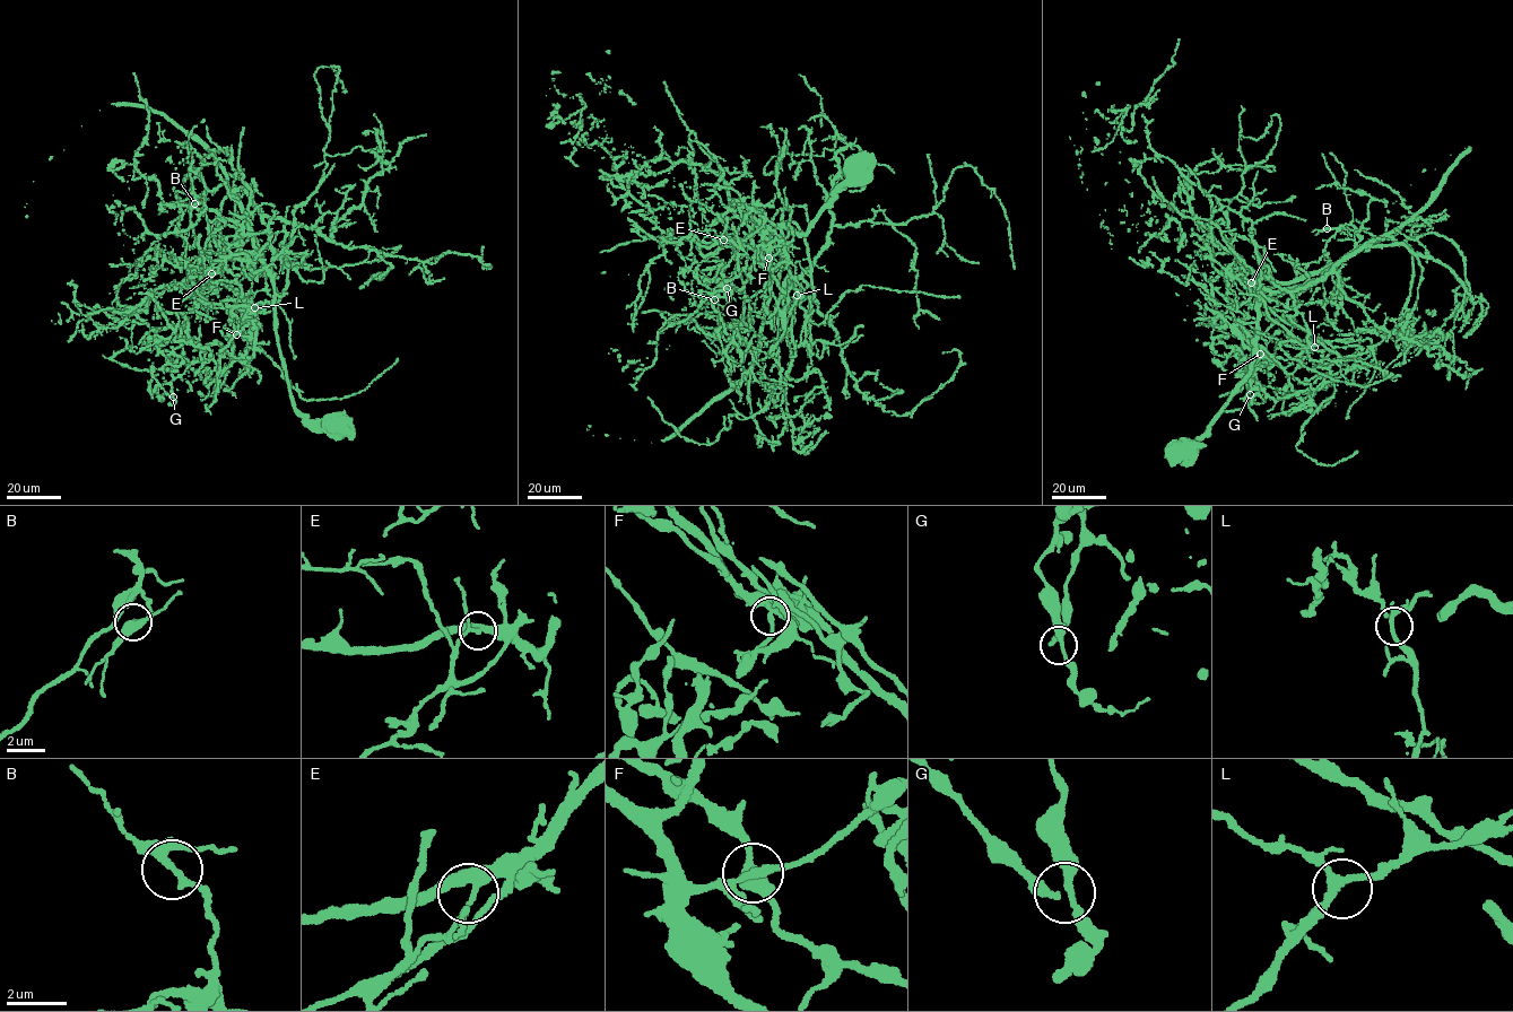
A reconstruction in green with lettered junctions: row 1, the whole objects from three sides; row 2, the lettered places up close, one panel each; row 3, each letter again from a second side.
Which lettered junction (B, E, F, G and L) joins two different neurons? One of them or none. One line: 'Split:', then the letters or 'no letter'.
Split: F

